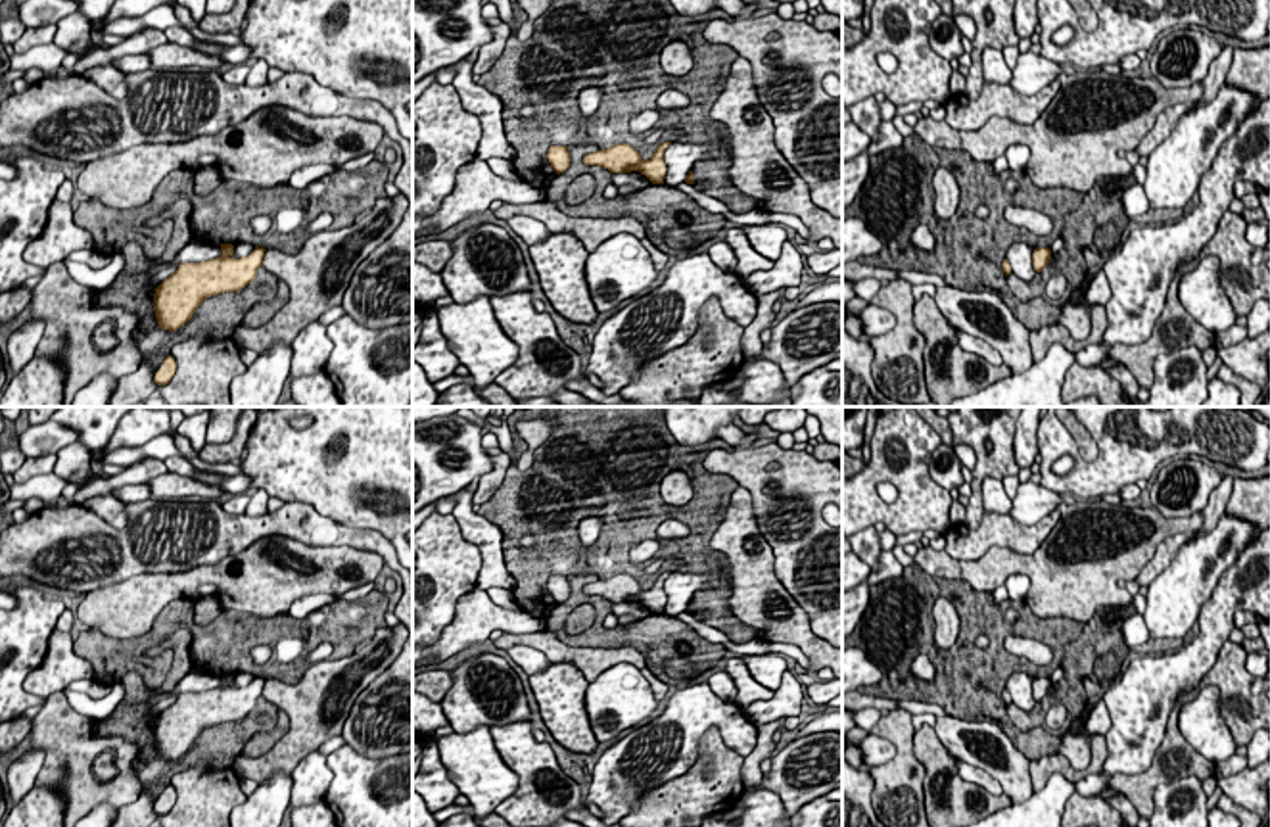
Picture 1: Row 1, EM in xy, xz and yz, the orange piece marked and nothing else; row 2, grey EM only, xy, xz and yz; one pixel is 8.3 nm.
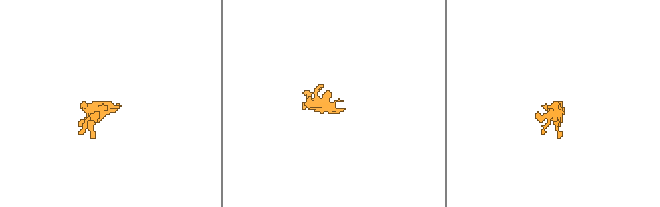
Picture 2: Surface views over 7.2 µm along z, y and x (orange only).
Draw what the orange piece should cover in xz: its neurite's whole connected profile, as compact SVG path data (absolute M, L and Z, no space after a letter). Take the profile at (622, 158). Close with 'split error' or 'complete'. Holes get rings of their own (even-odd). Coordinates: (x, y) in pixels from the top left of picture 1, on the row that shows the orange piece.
M662 142L650 159L643 159L639 152L629 144L616 144L608 150L597 150L583 157L585 165L604 167L610 173L631 173L639 171L652 184L664 184L666 178L666 163L664 152L671 142Z; complete

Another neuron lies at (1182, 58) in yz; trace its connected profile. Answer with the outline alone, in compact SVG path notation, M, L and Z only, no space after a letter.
M1176 27L1161 38L1149 63L1151 77L1166 88L1188 88L1205 81L1218 54L1216 38L1189 27Z

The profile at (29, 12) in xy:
M23 0L17 4L17 19L25 27L42 27L79 12L77 0Z

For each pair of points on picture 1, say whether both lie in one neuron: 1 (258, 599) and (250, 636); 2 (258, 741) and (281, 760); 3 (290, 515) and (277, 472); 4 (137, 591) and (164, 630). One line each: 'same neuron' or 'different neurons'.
1: different neurons
2: different neurons
3: different neurons
4: different neurons

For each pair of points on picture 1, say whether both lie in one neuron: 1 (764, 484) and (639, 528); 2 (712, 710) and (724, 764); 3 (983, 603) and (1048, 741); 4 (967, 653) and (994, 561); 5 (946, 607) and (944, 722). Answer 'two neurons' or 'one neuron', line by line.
1: two neurons
2: two neurons
3: one neuron
4: two neurons
5: two neurons

